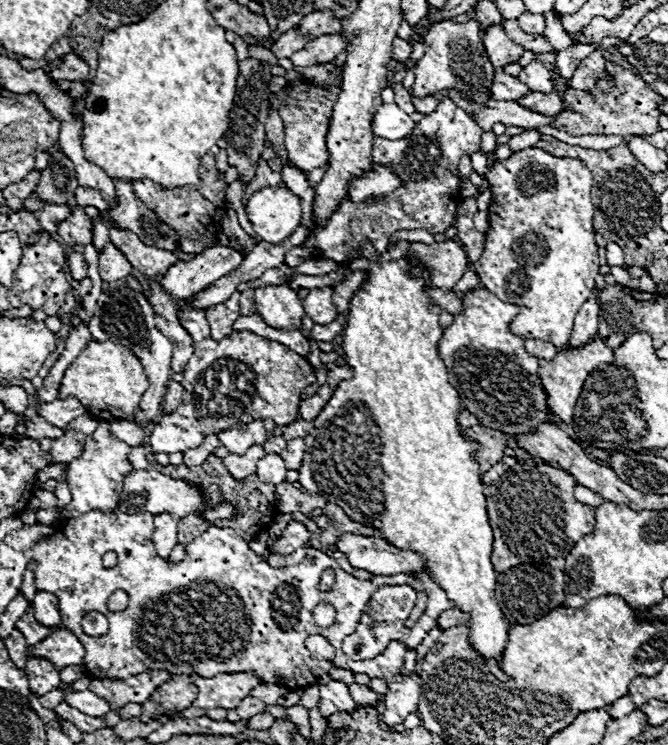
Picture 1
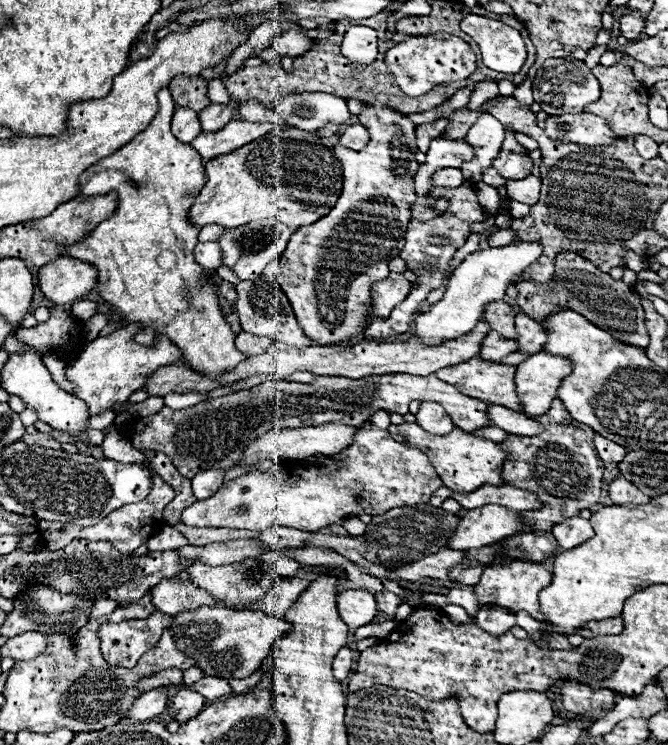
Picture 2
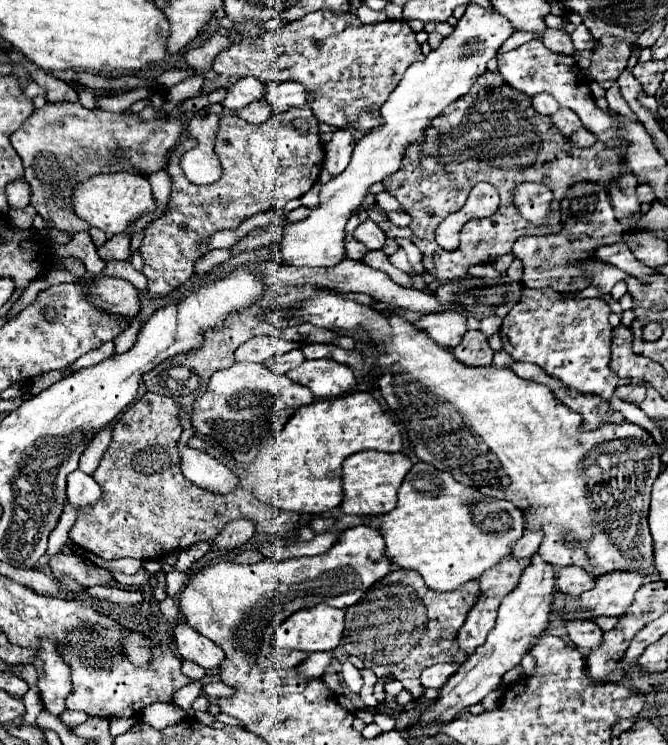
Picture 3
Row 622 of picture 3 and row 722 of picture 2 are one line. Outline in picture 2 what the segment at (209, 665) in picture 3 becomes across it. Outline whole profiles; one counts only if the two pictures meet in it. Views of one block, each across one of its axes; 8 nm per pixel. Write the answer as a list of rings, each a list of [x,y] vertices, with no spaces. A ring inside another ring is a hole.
[[[182,688],[176,692],[174,698],[170,698],[168,702],[168,708],[170,708],[170,714],[176,722],[184,724],[192,718],[196,718],[196,714],[200,714],[200,710],[204,708],[206,704],[206,698],[200,696],[198,692],[192,692],[188,688]]]

